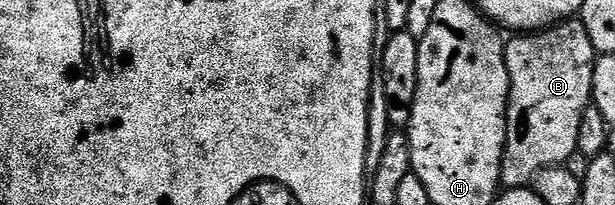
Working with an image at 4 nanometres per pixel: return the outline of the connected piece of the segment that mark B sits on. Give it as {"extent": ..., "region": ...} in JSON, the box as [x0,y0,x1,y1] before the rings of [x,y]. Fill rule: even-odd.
{"extent":[501,20,597,188],"region":[[[563,20],[558,24],[542,31],[531,32],[526,36],[515,36],[506,43],[505,53],[507,56],[507,71],[511,81],[511,97],[507,99],[507,143],[503,149],[503,167],[501,168],[501,182],[507,188],[527,188],[534,183],[537,175],[551,166],[562,166],[570,163],[571,157],[576,157],[579,145],[577,136],[581,132],[581,116],[587,106],[592,105],[591,89],[593,88],[593,68],[597,57],[593,44],[589,40],[589,32],[585,32],[582,21]]]}

